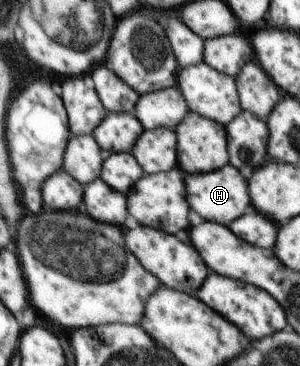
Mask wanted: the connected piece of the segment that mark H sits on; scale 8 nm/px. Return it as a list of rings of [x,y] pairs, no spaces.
[[[230,162],[219,170],[205,174],[184,174],[185,194],[195,220],[211,221],[229,226],[235,218],[245,214],[249,206],[247,178]]]

